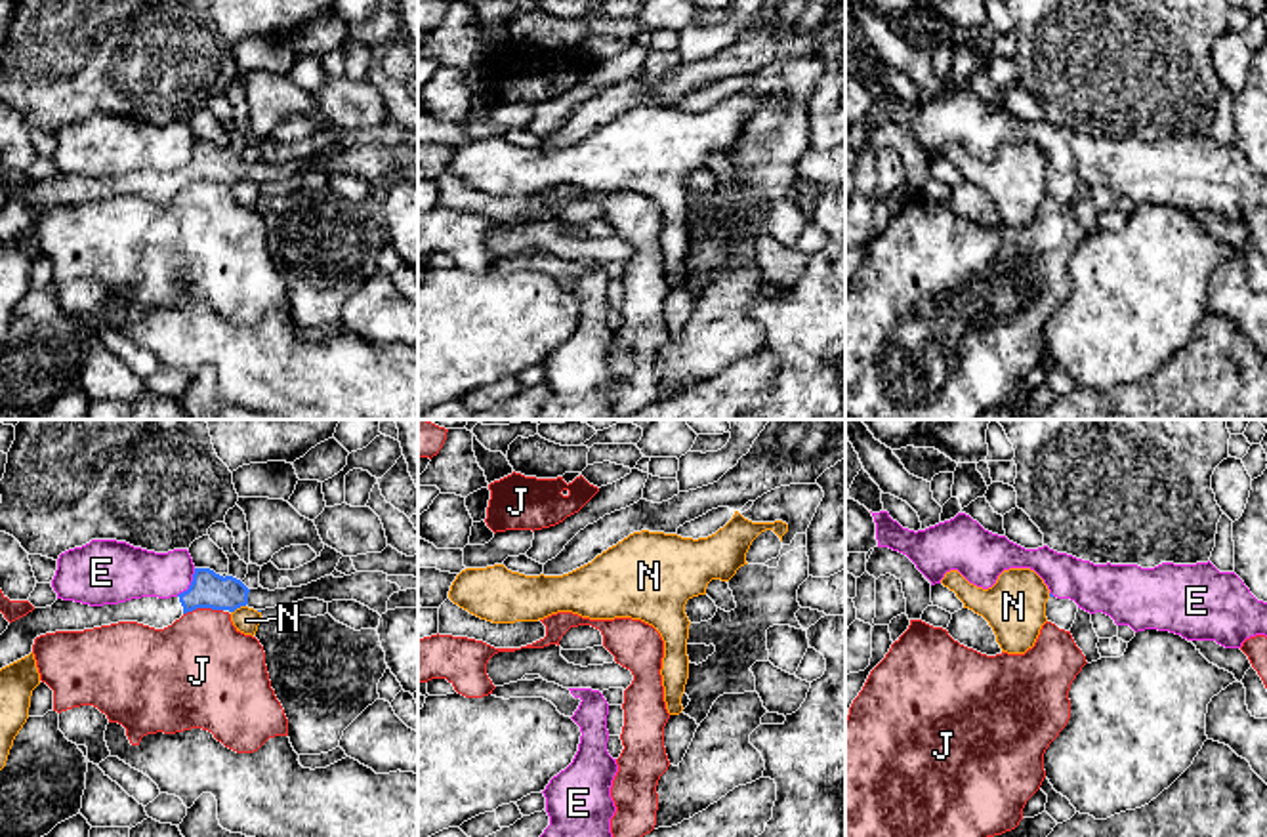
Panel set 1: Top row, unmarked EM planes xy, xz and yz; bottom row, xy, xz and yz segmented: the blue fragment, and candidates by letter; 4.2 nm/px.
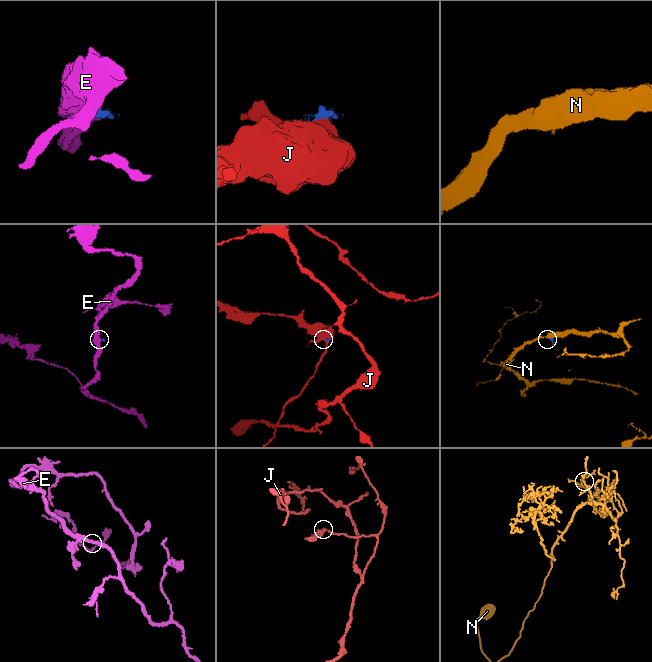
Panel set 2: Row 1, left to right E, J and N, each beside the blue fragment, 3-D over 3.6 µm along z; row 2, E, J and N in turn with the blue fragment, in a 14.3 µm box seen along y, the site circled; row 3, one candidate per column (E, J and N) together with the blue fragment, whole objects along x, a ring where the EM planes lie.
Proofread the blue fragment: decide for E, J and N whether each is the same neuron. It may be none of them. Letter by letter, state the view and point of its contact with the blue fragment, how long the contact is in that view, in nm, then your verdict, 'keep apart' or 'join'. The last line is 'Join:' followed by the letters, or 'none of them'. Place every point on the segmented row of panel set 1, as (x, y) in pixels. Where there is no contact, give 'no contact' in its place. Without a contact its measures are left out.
E: meets blue in xy at (191, 584); contact 150 nm long; keep apart
J: meets blue in xy at (203, 607); contact 170 nm long; keep apart
N: meets blue in xy at (237, 607); contact 70 nm long; keep apart
Join: none of them

